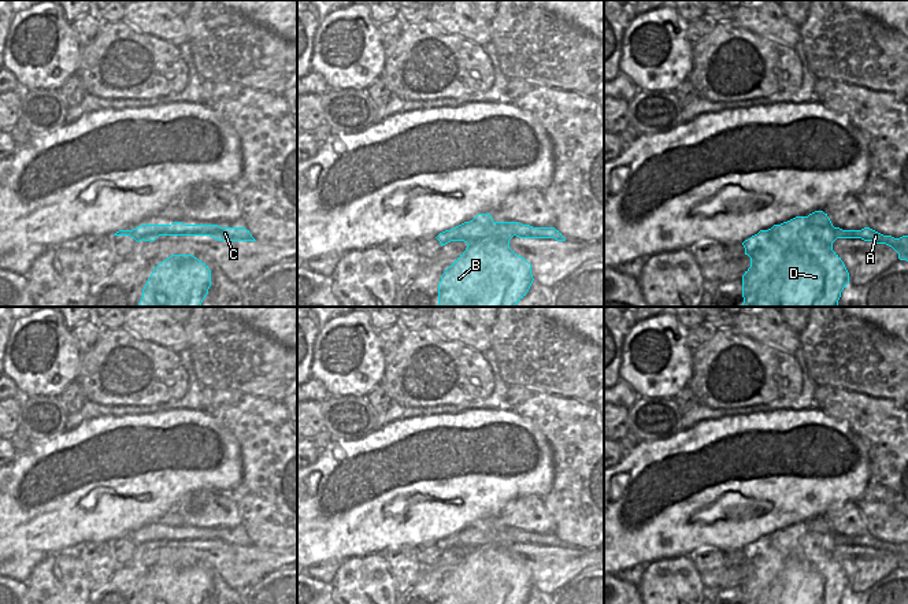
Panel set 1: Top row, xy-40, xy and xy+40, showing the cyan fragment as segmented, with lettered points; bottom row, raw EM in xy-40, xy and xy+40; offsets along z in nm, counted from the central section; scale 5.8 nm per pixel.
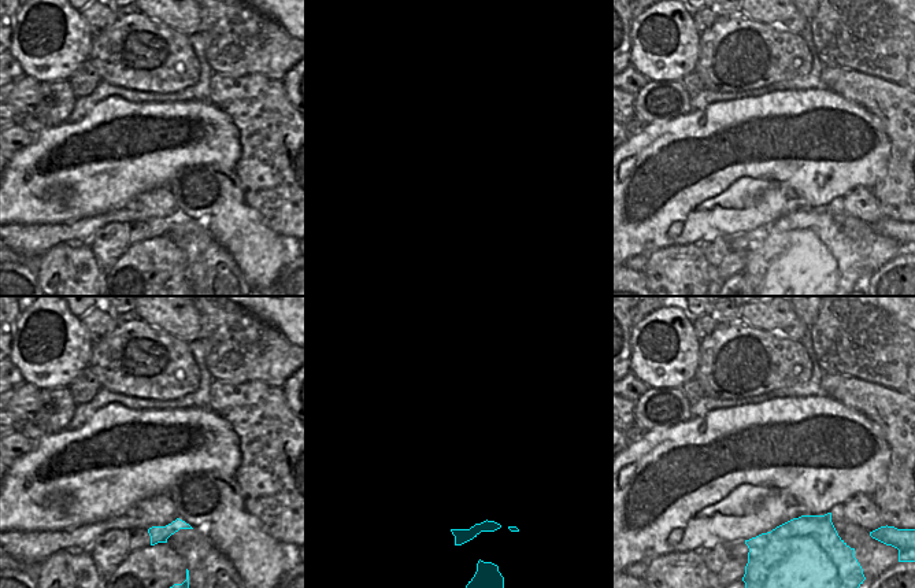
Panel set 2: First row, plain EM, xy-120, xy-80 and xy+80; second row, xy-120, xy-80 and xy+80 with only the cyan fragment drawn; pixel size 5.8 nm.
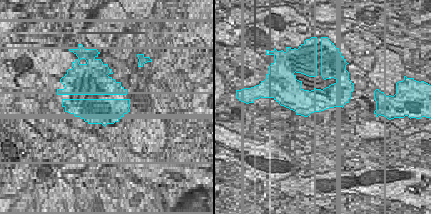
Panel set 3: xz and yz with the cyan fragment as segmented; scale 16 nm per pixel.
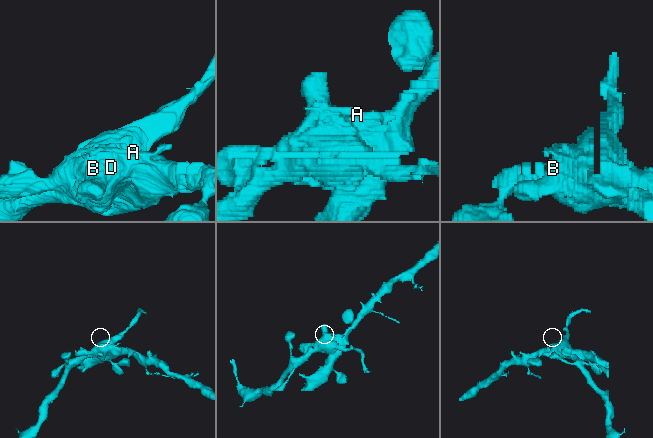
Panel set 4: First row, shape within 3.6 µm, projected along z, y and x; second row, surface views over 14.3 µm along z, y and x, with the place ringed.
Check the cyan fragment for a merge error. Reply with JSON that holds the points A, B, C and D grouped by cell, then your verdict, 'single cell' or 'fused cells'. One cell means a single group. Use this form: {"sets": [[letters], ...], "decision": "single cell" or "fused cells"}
{"sets": [["A", "C"], ["B", "D"]], "decision": "fused cells"}

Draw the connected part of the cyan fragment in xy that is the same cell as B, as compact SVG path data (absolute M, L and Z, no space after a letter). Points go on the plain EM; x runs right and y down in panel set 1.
M505 545L468 551L466 557L444 578L438 604L523 604L534 585L531 571L509 555Z

